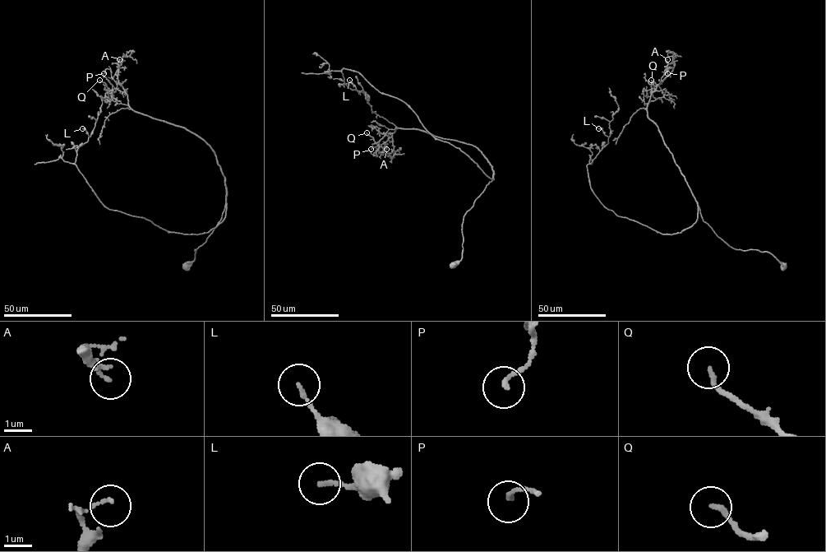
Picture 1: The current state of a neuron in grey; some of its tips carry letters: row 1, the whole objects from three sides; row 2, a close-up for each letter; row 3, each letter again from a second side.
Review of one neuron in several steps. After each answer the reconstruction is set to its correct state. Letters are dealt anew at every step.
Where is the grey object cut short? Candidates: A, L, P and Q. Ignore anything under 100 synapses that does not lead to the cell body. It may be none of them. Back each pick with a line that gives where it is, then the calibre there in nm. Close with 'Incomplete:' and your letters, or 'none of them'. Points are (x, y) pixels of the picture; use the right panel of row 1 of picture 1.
Incomplete: none of them

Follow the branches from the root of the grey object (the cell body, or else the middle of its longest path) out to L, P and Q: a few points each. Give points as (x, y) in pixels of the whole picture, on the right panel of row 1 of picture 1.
L: (785, 266), (728, 245), (698, 205), (697, 220), (671, 234), (607, 209), (587, 166), (608, 143), (598, 128)
P: (785, 266), (768, 252), (731, 248), (703, 220), (648, 117), (651, 94), (667, 73)
Q: (785, 266), (768, 252), (731, 248), (703, 220), (685, 177), (648, 117), (648, 103), (664, 95), (651, 80)

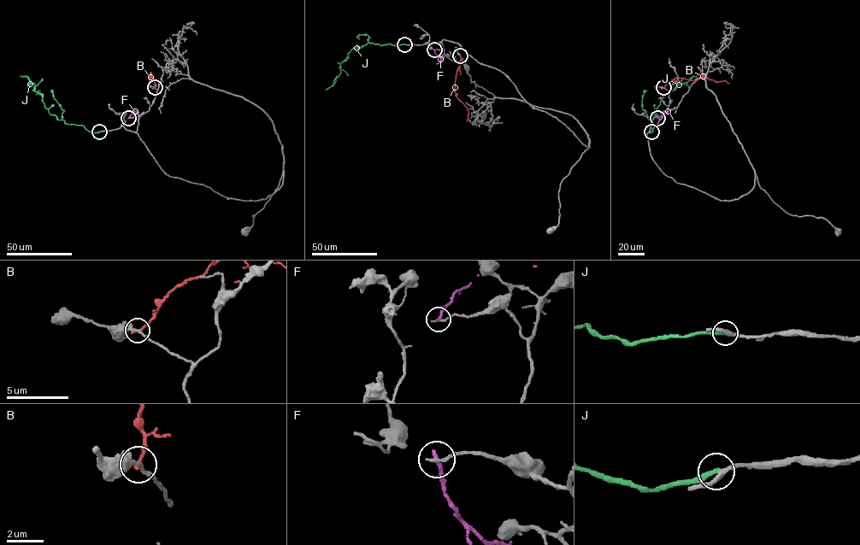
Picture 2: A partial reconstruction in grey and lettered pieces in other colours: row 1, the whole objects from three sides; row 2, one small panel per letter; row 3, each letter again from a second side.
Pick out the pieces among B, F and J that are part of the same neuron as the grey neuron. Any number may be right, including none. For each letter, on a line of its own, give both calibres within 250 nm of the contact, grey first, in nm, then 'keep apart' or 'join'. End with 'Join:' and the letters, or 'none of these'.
B: 220 nm thick on the grey side, 240 nm on the other; keep apart
F: 180 nm thick on the grey side, 200 nm on the other; keep apart
J: 280 nm thick on the grey side, 280 nm on the other; keep apart
Join: none of these

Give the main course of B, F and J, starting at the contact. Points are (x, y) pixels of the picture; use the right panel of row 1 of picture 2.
B: (663, 88), (676, 77), (693, 80), (705, 77), (729, 84)
F: (657, 118), (671, 108)
J: (651, 131), (650, 120), (656, 114), (656, 109), (663, 96), (698, 76)

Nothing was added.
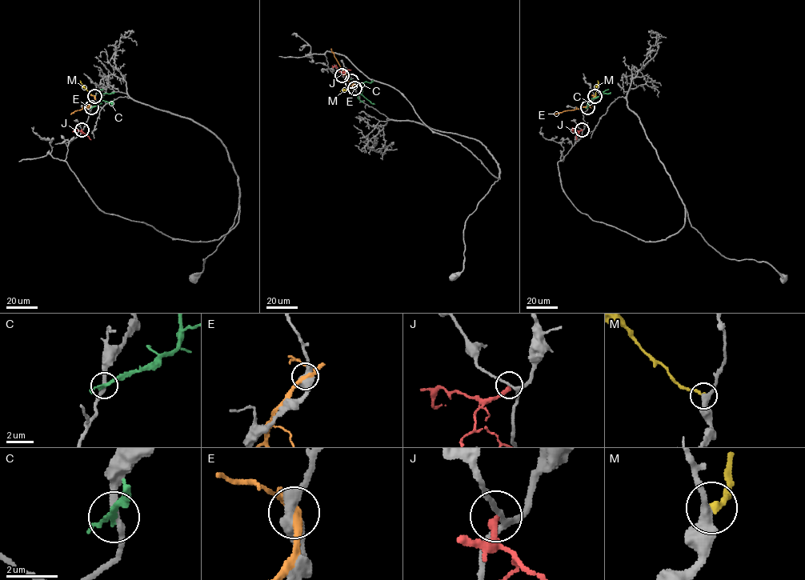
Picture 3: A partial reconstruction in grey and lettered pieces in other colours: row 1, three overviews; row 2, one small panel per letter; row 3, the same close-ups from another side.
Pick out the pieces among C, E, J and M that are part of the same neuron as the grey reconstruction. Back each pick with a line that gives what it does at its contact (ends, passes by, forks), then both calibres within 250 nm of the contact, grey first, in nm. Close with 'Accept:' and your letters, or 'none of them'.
M: it ends | 360/280 nm
Accept: M

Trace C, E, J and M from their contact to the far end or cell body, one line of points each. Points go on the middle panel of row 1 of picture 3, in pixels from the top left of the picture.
C: (351, 81), (360, 84), (362, 94), (374, 104)
E: (354, 87), (348, 81), (330, 49)
J: (342, 75), (332, 66)
M: (354, 88), (340, 91)

